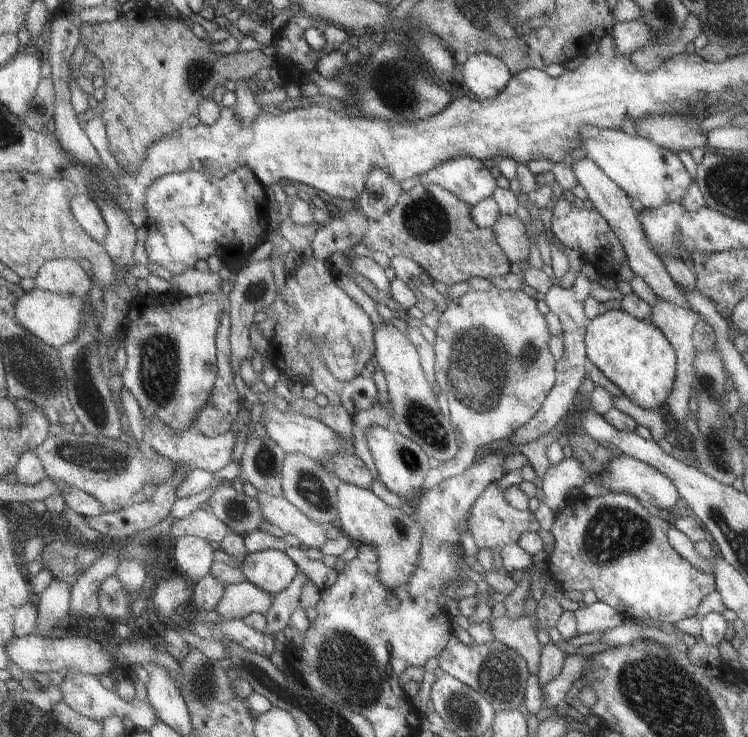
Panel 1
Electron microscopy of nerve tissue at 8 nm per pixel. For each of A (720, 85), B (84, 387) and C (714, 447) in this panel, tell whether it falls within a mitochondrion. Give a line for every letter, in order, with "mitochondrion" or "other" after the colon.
A: other
B: mitochondrion
C: mitochondrion

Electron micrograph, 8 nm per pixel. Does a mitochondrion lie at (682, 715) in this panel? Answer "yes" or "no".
yes

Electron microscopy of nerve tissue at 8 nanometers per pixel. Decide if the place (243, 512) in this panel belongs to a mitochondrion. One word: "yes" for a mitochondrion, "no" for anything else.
yes

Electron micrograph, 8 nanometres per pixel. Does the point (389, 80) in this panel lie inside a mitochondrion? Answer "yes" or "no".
yes

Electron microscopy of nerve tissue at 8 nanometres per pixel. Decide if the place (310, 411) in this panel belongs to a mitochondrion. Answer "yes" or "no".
no

